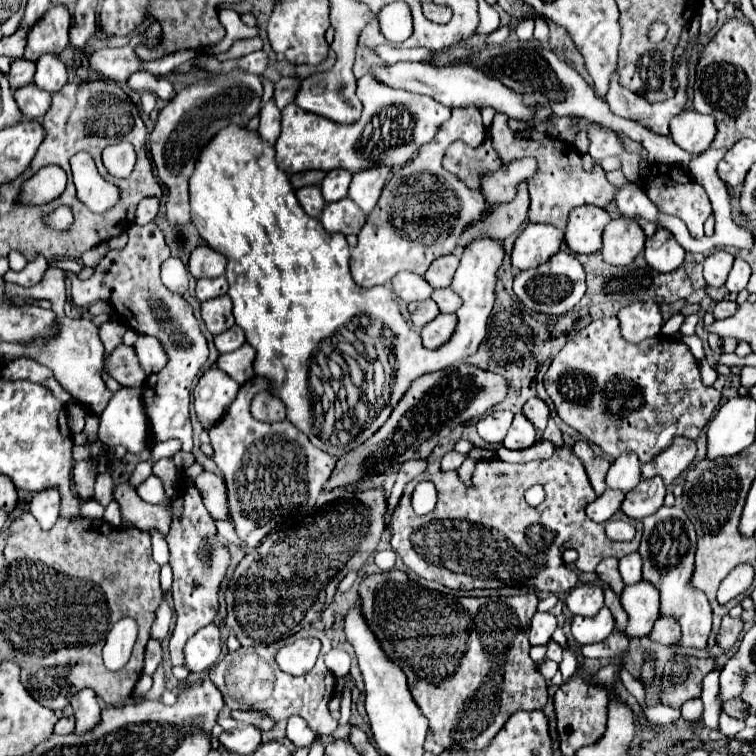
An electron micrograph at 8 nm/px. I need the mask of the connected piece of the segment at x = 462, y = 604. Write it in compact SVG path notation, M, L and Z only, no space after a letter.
M392 569L366 577L360 583L358 595L370 629L376 631L388 657L408 675L412 697L430 721L424 743L426 751L440 755L442 751L486 749L508 721L508 715L516 711L536 711L546 705L546 679L528 655L528 629L538 605L534 593L514 597L452 597L430 591L412 581L404 571Z

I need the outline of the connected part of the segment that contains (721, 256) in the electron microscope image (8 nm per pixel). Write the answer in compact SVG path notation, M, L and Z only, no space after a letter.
M712 251L704 261L704 279L710 287L722 287L732 269L734 257L728 251Z

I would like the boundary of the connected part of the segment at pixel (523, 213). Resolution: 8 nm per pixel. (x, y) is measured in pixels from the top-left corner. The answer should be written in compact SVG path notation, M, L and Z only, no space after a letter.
M524 183L524 185L520 185L514 201L510 201L508 205L500 205L500 209L496 209L496 213L492 213L492 217L488 217L488 221L484 221L484 217L482 217L480 221L476 221L476 225L472 229L468 229L468 233L464 233L464 241L460 241L460 249L472 237L476 237L476 233L484 233L484 229L488 229L488 233L492 233L492 237L500 237L500 241L504 241L506 237L516 233L520 229L520 225L526 221L528 205L530 205L530 197L528 197L528 187Z

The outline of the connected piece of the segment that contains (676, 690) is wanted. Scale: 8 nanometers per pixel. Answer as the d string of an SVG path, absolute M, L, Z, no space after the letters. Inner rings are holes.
M674 655L662 675L664 675L664 691L660 695L662 703L680 707L684 701L694 699L700 695L700 681L708 671L712 671L714 661L712 659L698 659L698 657L688 657L688 655ZM684 665L686 671L684 671Z

